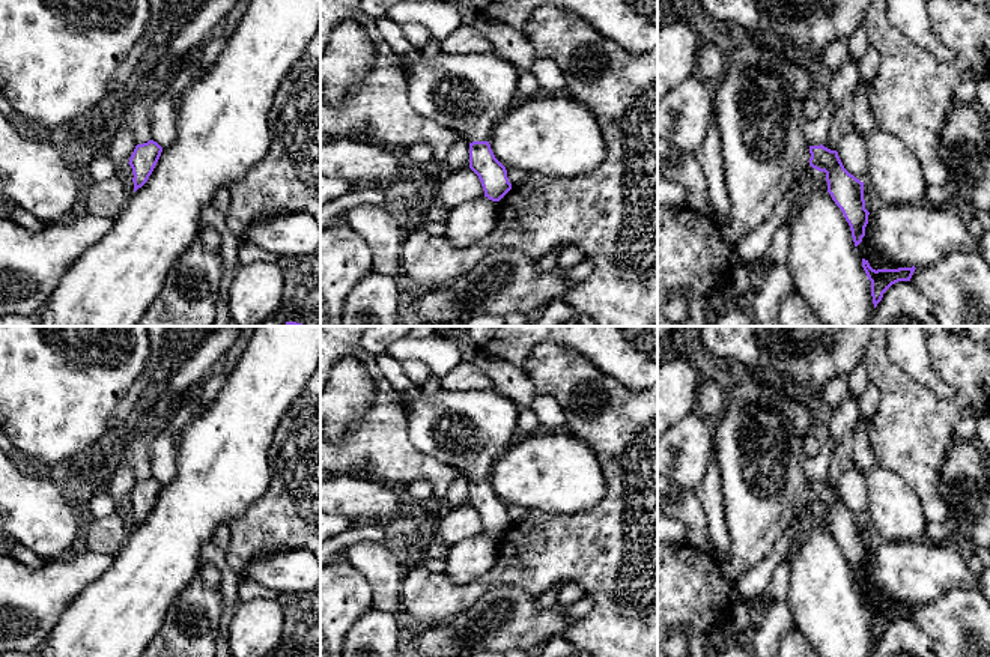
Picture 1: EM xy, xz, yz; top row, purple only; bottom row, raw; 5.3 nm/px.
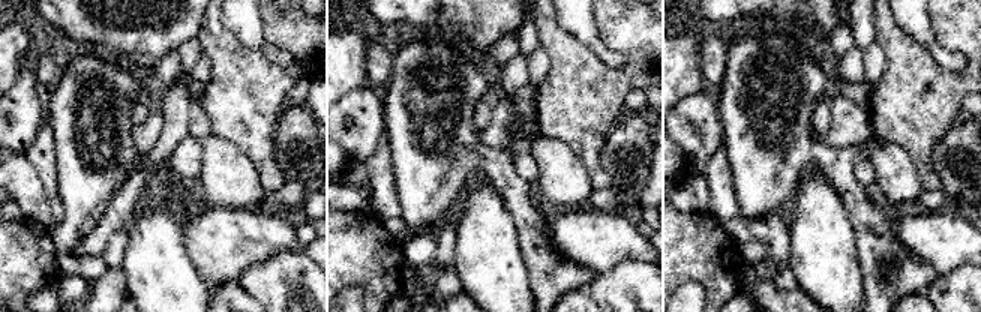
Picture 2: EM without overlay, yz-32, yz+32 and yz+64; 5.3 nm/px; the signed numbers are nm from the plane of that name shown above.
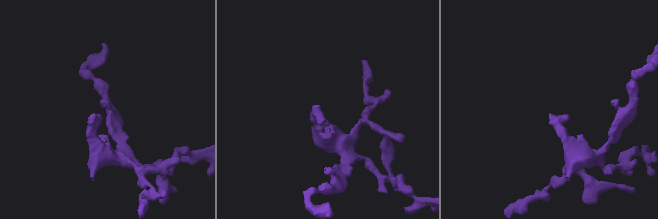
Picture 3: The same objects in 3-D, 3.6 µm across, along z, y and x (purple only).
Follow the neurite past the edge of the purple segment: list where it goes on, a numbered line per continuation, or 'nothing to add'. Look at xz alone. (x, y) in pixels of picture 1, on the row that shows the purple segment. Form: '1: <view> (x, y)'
1: xz (470, 93)

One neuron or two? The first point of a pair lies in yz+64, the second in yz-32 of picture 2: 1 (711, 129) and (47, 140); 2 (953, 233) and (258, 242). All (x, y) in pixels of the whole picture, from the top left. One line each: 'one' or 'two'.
1: two
2: one

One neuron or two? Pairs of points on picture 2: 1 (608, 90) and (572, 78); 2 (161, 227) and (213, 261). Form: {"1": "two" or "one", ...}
{"1": "one", "2": "two"}

